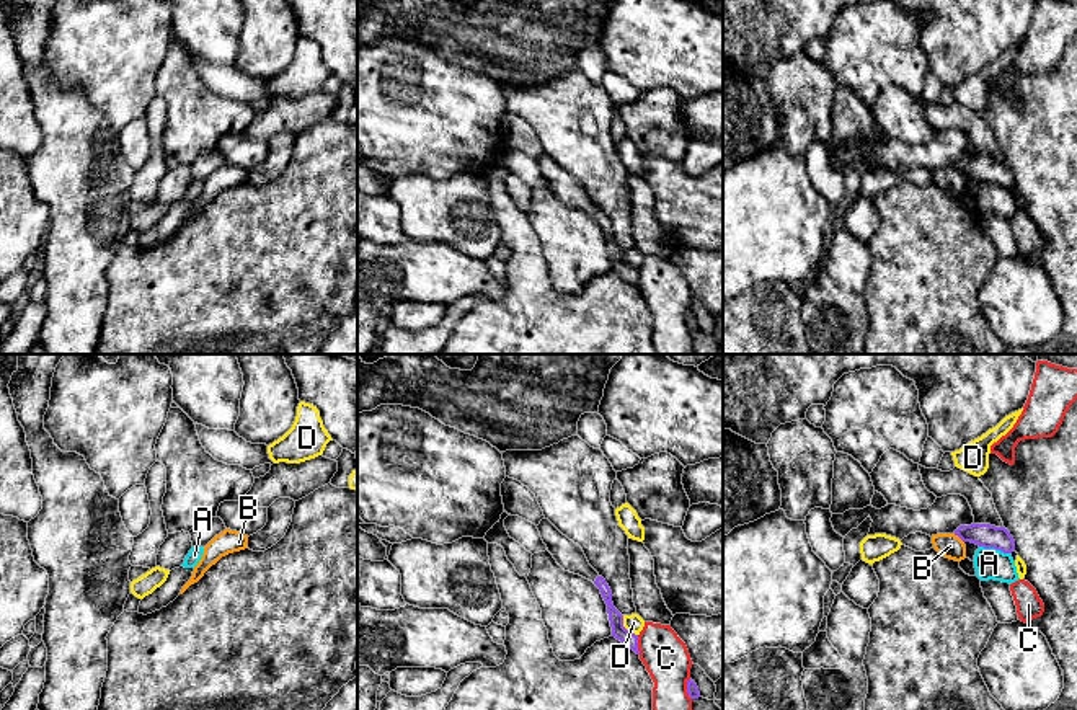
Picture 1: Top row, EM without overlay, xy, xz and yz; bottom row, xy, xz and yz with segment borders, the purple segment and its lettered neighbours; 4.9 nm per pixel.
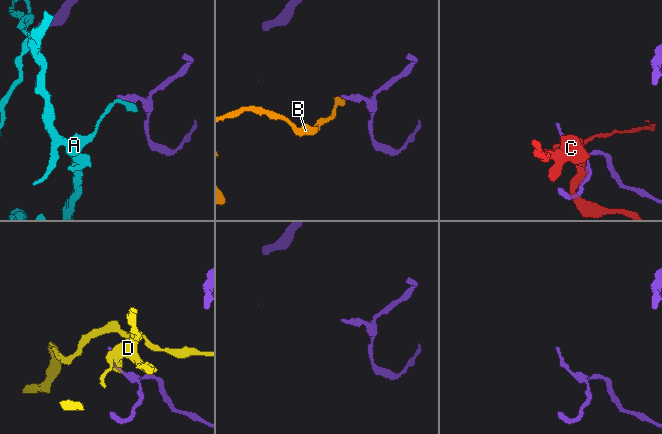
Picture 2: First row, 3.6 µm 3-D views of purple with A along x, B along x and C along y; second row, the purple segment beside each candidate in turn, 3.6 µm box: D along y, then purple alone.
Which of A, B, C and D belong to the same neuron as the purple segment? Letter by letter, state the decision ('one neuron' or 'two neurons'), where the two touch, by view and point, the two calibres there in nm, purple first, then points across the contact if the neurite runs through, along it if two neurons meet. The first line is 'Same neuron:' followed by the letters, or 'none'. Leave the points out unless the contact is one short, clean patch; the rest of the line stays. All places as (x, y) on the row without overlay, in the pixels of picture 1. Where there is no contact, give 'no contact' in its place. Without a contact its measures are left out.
Same neuron: none
A: two neurons | yz (994, 181) | 120/150 nm | along yz (979, 180), (1009, 188)
B: two neurons | yz (958, 170) | 120/120 nm | along yz (953, 168), (963, 177)
C: two neurons | xz (687, 323) | 60/220 nm
D: two neurons | xz (624, 261) | 70/90 nm

